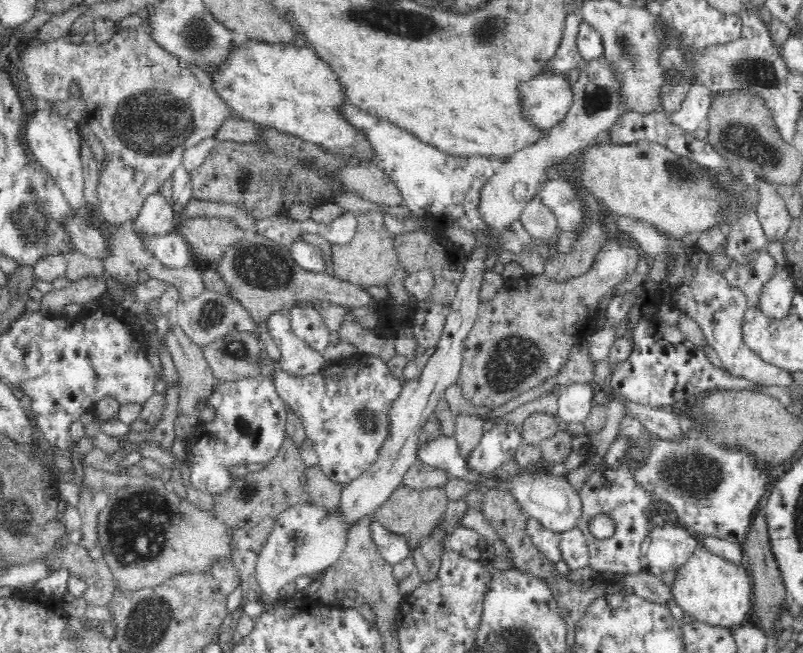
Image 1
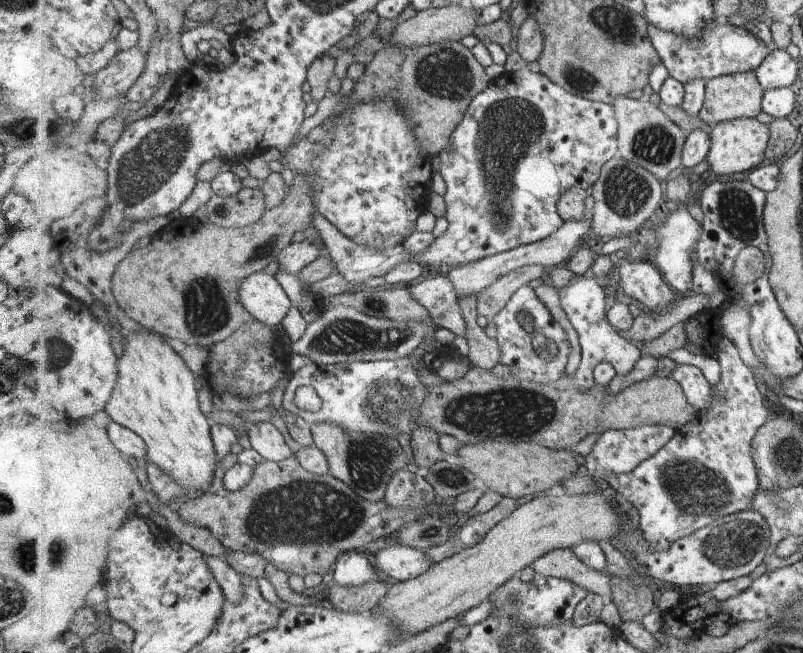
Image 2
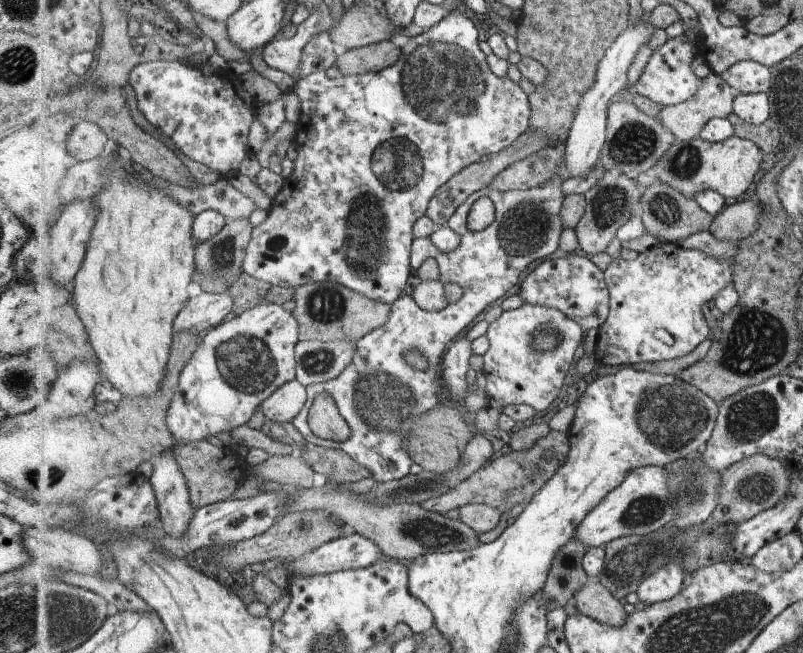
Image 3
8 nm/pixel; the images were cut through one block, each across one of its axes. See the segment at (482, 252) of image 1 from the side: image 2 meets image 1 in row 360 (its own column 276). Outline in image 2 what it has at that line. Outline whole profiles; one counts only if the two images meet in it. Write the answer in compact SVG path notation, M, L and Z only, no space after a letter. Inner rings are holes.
M270 421L255 422L247 432L252 448L260 452L265 460L281 462L295 454L287 446L281 430Z

